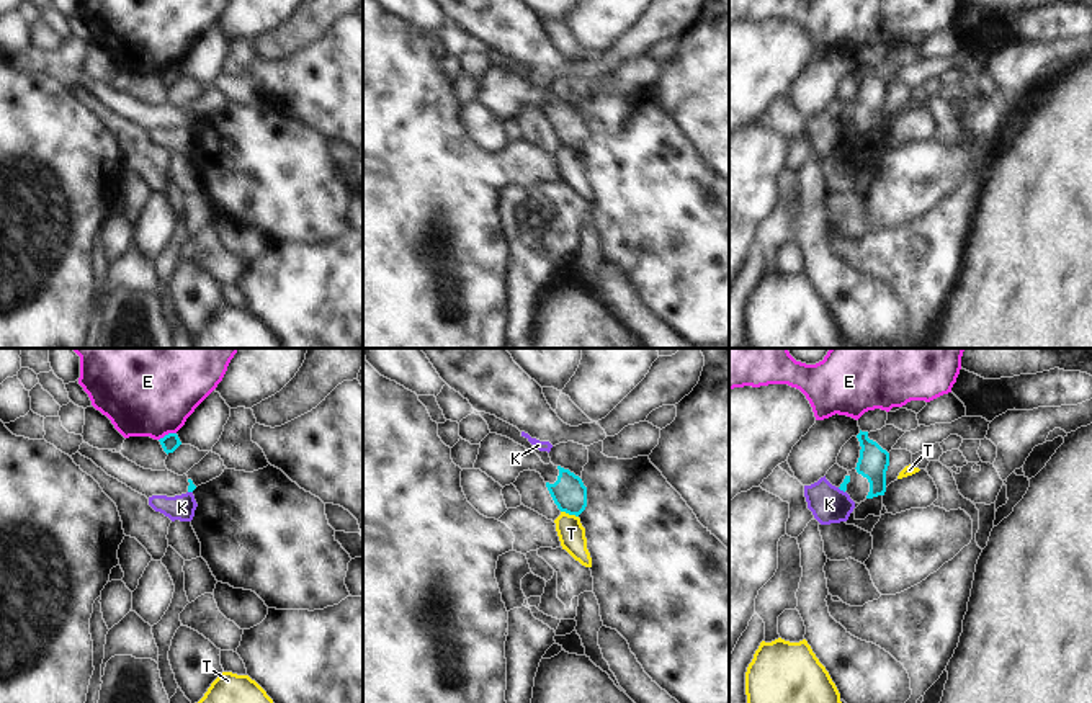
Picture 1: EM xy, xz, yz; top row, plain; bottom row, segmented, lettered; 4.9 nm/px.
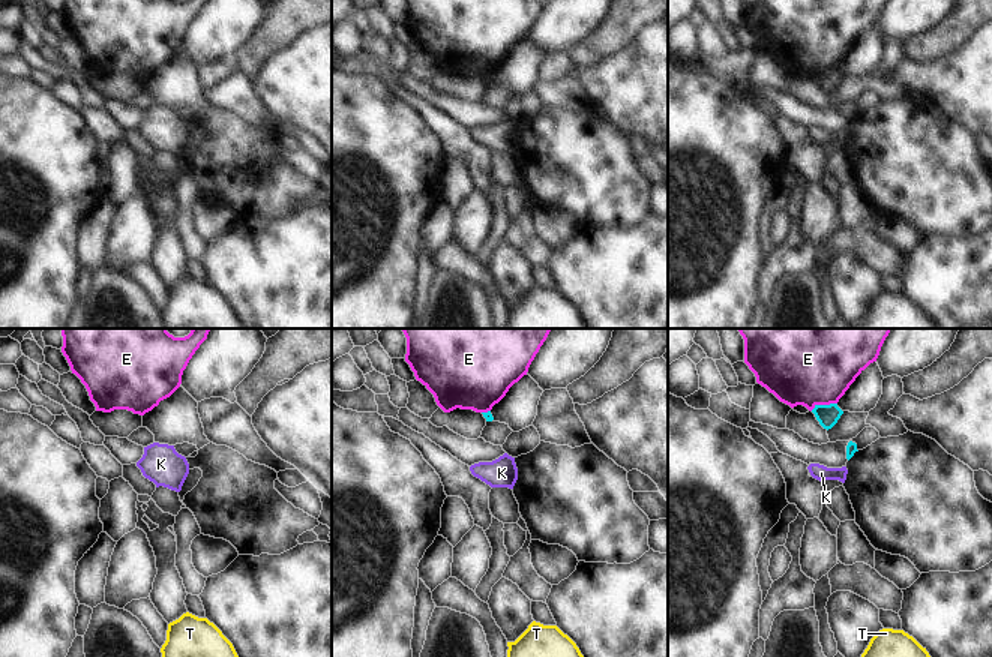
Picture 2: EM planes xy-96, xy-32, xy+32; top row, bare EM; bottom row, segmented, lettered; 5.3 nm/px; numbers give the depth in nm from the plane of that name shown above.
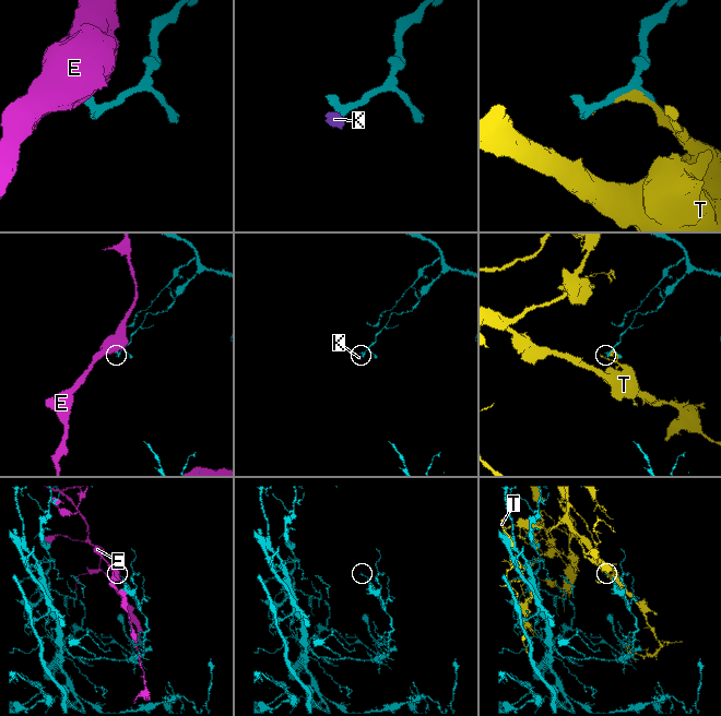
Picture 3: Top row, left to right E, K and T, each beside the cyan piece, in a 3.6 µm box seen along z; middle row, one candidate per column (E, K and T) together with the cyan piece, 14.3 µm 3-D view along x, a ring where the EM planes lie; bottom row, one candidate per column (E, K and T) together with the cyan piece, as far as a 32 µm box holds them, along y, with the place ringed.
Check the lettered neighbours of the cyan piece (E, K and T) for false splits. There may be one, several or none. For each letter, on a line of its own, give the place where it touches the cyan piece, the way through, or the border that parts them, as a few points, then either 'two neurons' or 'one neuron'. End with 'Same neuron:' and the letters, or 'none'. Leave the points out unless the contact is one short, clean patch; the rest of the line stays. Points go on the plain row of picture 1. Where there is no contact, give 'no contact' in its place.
E: meets cyan in xy at (169, 67); border along xy (175, 66), (169, 66), (159, 74); two neurons
K: meets cyan in yz at (841, 123); border along yz (837, 121), (844, 126); two neurons
T: meets cyan in xz at (569, 147); two neurons
Same neuron: none

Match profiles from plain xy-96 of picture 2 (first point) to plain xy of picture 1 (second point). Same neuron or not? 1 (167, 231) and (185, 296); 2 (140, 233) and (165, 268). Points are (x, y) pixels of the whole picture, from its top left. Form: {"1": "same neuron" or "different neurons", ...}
{"1": "same neuron", "2": "different neurons"}

